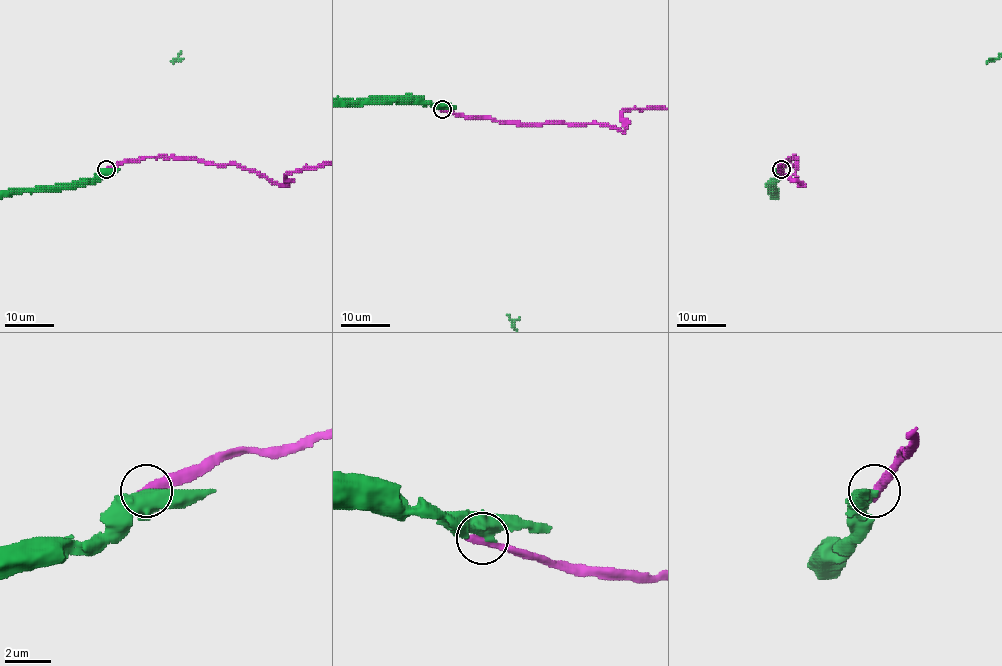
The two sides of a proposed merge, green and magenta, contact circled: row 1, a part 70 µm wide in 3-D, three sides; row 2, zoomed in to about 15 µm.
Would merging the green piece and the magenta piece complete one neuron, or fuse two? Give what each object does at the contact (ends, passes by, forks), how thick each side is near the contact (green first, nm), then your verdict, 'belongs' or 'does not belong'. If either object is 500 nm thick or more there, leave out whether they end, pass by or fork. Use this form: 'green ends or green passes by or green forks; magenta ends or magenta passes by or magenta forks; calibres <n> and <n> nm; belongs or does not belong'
calibres 500 and 440 nm; does not belong

